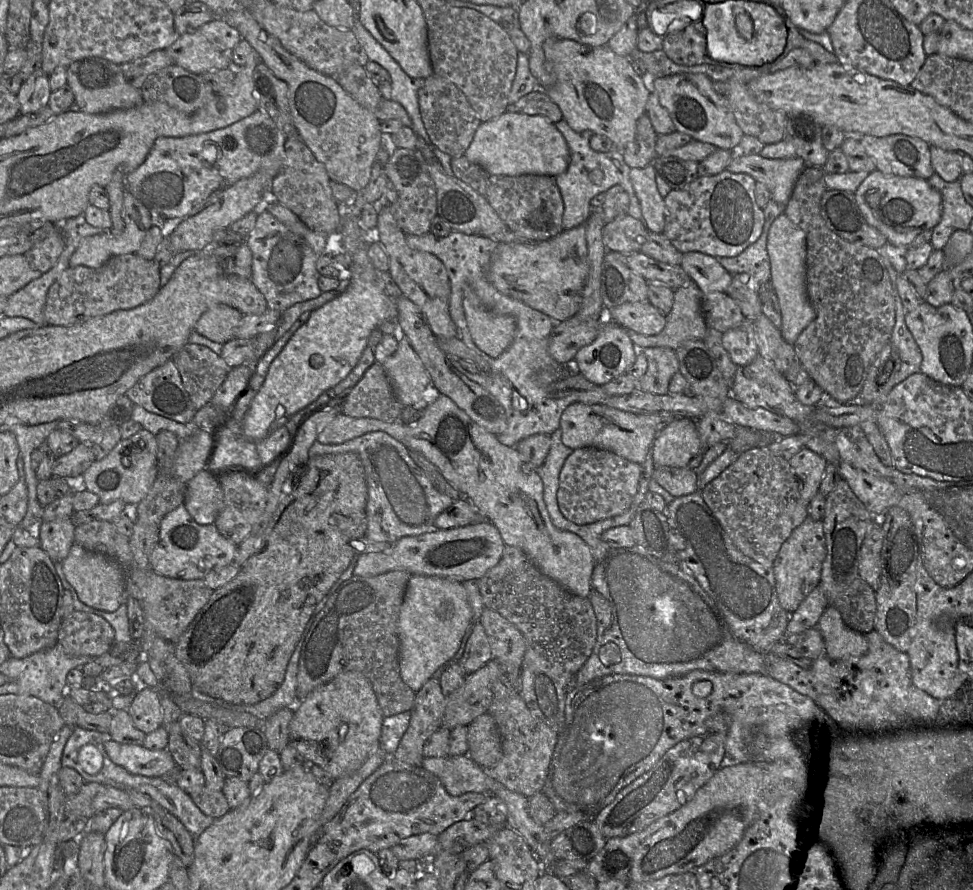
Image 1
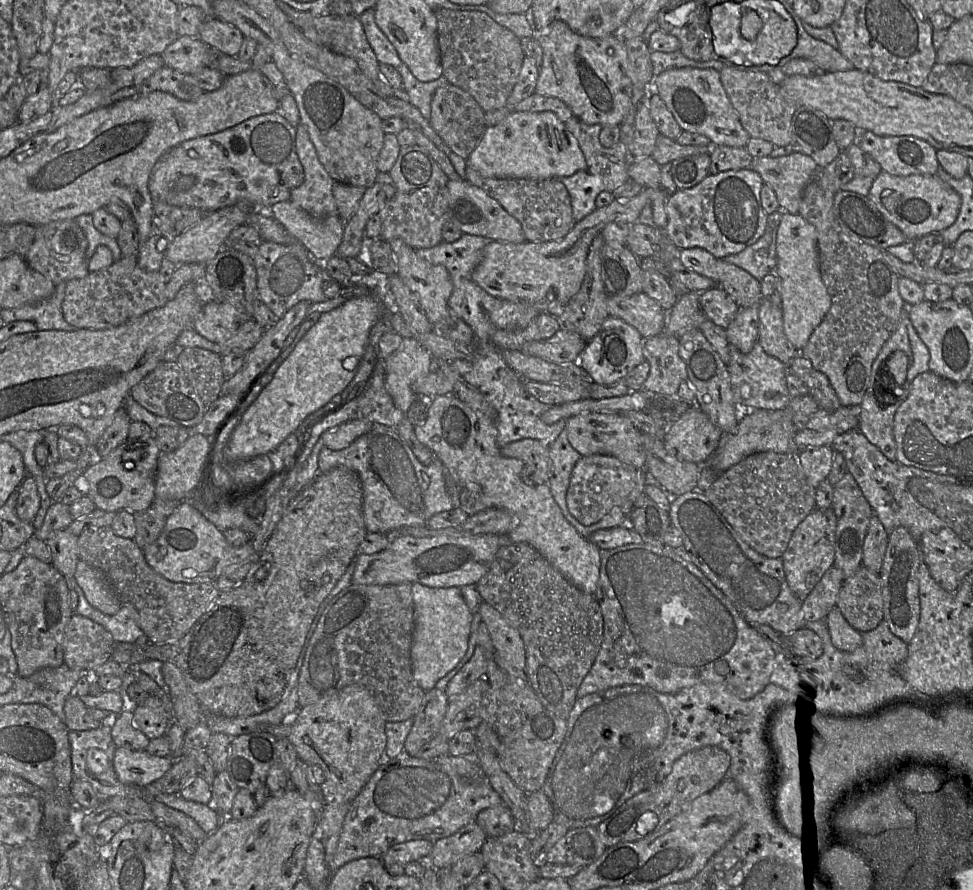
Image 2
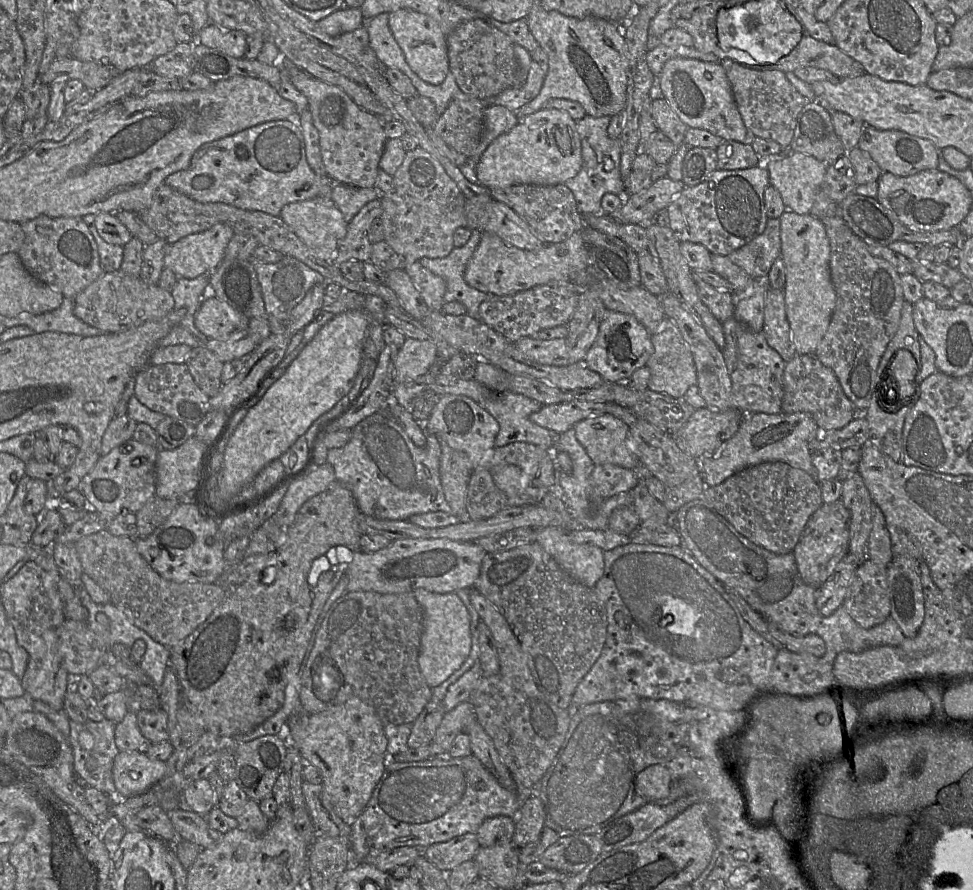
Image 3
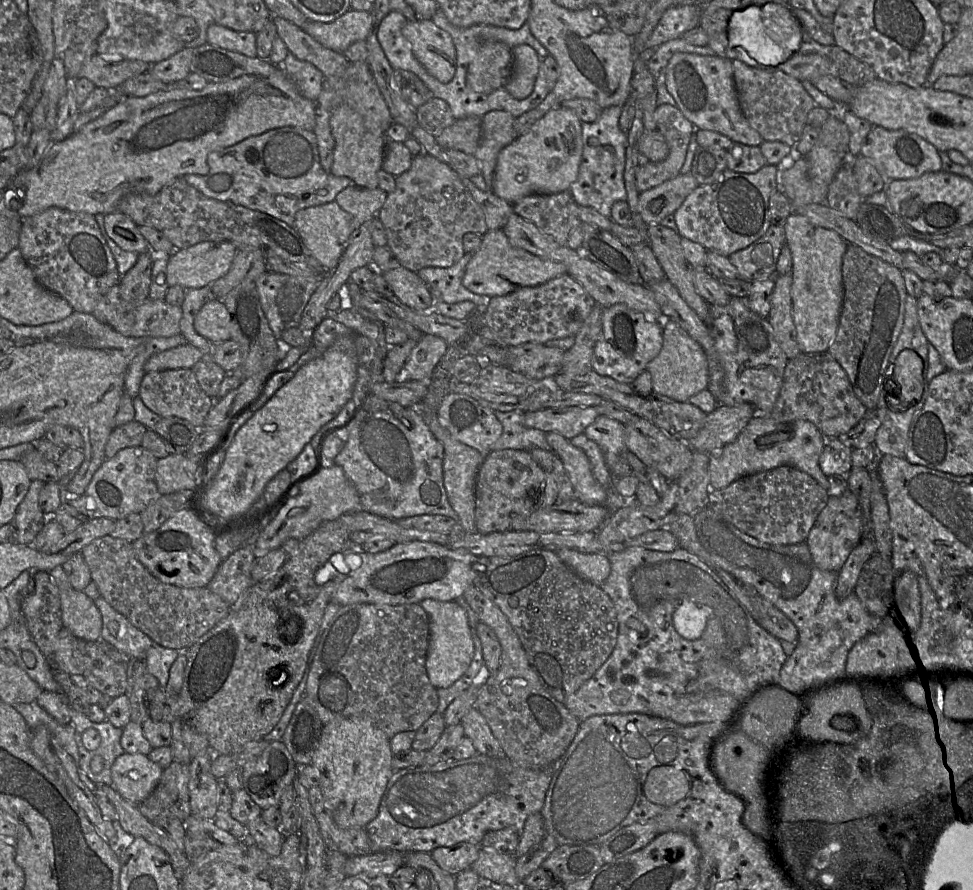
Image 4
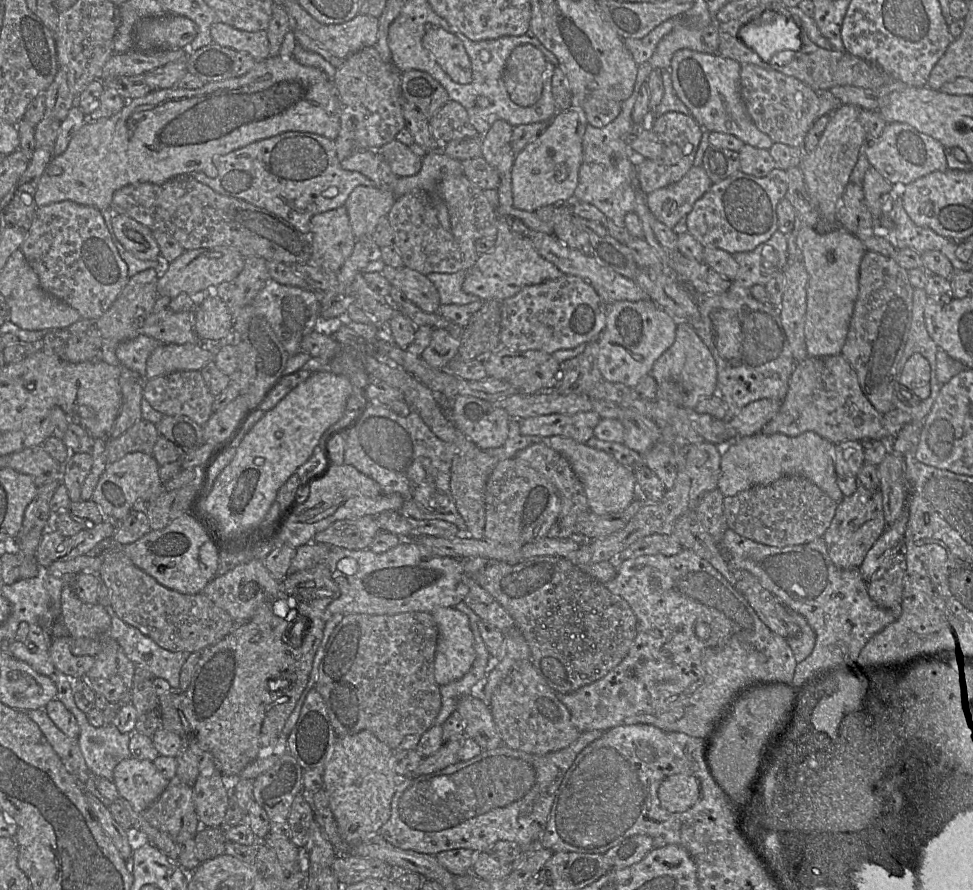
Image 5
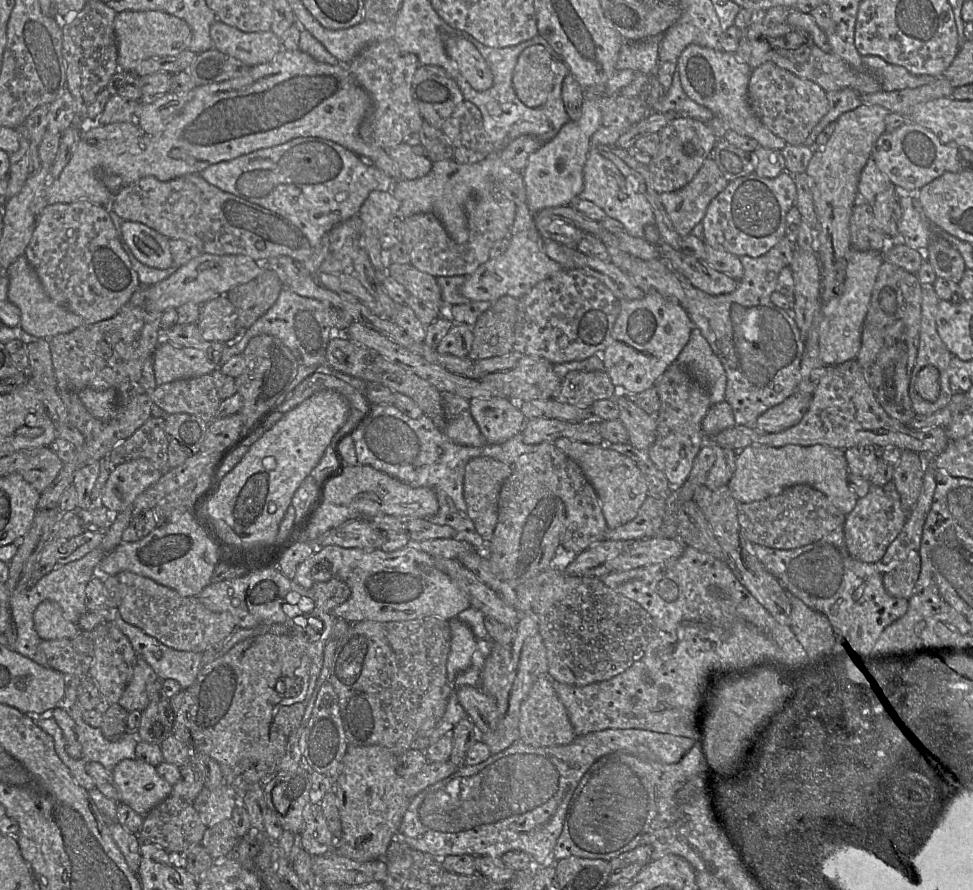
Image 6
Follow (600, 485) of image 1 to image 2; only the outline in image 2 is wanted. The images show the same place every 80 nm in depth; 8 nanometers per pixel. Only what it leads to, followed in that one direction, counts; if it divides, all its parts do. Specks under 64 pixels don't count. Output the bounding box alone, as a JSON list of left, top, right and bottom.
[566,454,638,524]

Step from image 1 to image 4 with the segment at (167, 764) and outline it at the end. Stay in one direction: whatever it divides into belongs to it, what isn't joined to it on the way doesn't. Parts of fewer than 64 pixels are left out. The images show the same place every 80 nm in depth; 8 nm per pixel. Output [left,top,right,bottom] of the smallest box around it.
[112,752,163,806]

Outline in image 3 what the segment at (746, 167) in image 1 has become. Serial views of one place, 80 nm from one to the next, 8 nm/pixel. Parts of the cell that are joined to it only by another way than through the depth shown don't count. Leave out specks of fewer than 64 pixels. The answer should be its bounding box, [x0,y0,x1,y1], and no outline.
[763,152,826,214]

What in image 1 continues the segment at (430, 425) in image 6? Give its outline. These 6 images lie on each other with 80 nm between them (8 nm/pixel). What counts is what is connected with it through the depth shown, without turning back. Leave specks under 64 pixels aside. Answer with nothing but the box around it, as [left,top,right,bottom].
[310,431,454,544]

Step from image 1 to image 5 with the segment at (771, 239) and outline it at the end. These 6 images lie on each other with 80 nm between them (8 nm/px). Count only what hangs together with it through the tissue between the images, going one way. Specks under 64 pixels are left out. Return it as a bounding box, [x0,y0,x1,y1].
[797,220,867,355]

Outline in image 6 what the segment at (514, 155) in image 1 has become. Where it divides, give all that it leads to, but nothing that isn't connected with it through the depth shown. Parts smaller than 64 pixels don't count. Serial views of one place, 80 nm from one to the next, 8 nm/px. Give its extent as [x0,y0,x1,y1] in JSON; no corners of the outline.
[521,99,602,214]

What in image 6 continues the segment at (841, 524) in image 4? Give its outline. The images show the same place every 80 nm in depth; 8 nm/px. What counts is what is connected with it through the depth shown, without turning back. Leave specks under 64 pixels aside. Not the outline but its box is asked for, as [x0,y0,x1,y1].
[844,482,908,562]

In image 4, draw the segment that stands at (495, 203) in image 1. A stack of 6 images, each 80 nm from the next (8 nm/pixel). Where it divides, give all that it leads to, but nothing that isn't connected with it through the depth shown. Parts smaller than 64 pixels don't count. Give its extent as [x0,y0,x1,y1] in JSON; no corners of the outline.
[512,190,583,251]

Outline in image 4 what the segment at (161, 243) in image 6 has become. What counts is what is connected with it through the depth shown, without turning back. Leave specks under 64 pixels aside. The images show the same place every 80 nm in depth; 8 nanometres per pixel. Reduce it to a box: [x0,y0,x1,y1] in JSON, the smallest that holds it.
[103,211,150,254]

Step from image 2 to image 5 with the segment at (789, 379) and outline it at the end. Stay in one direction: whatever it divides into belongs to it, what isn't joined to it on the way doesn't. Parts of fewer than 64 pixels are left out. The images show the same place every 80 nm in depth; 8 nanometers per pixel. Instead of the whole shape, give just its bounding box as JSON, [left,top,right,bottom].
[762,355,894,444]

